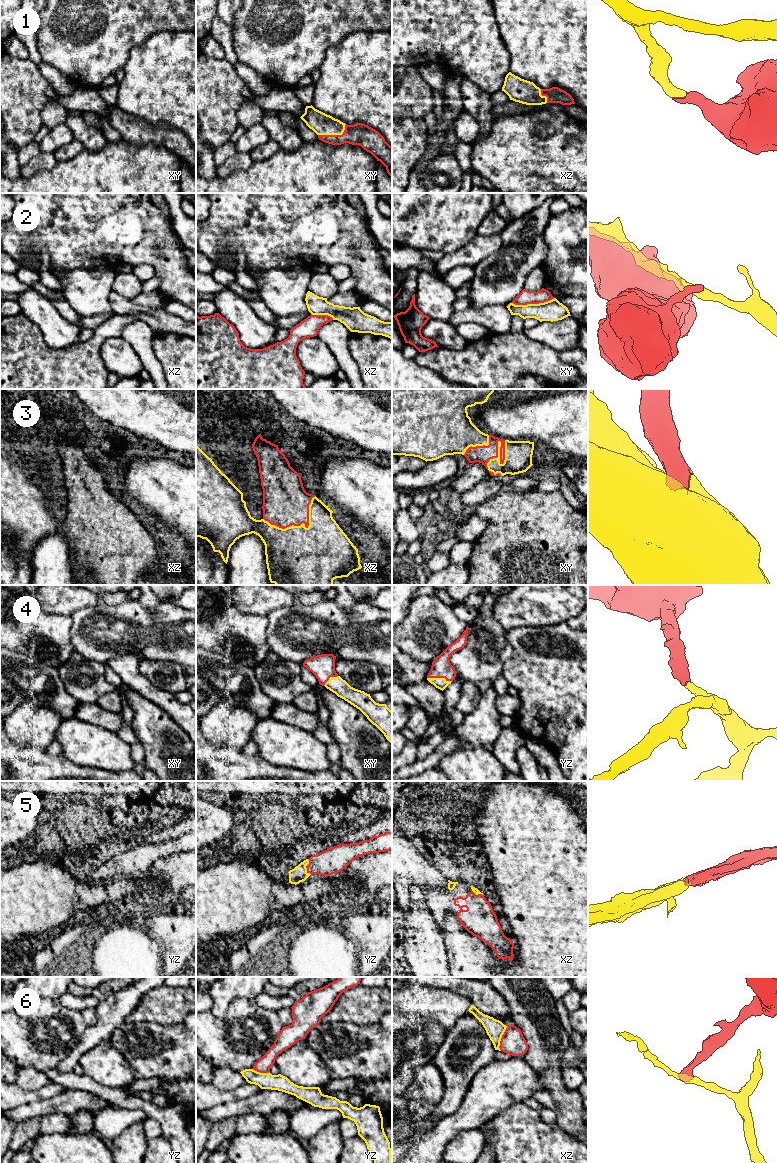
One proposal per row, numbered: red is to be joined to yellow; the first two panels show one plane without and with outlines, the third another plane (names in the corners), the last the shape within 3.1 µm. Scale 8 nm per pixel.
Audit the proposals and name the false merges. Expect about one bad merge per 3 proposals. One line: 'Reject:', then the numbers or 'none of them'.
Reject: 2, 6

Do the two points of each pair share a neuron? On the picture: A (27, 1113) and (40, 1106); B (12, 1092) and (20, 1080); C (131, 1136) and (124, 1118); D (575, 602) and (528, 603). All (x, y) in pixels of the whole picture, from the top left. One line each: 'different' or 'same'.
A: same
B: different
C: different
D: same

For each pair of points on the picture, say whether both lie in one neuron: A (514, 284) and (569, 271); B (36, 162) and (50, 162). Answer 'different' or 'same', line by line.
A: different
B: same

